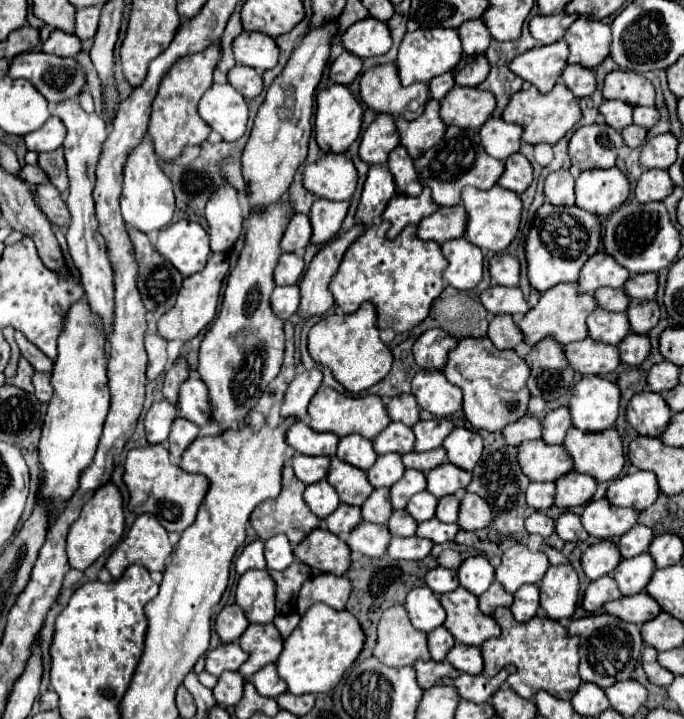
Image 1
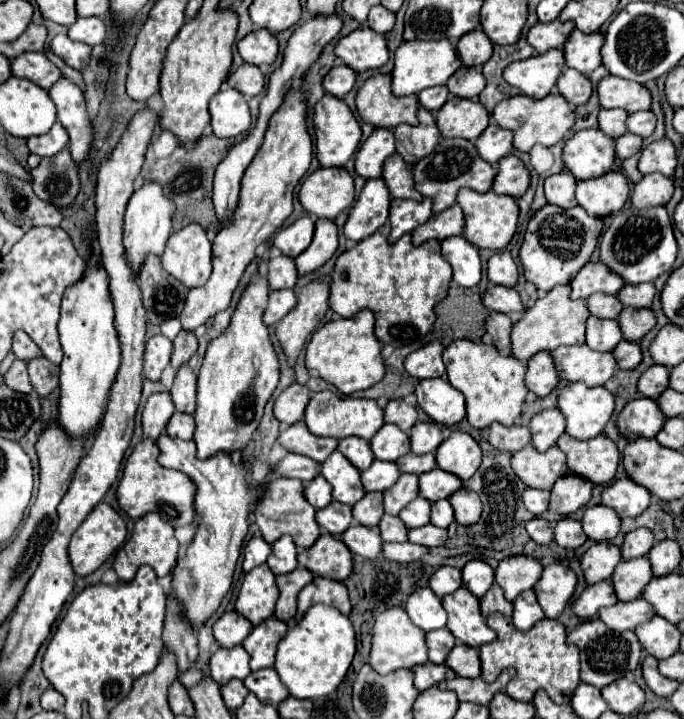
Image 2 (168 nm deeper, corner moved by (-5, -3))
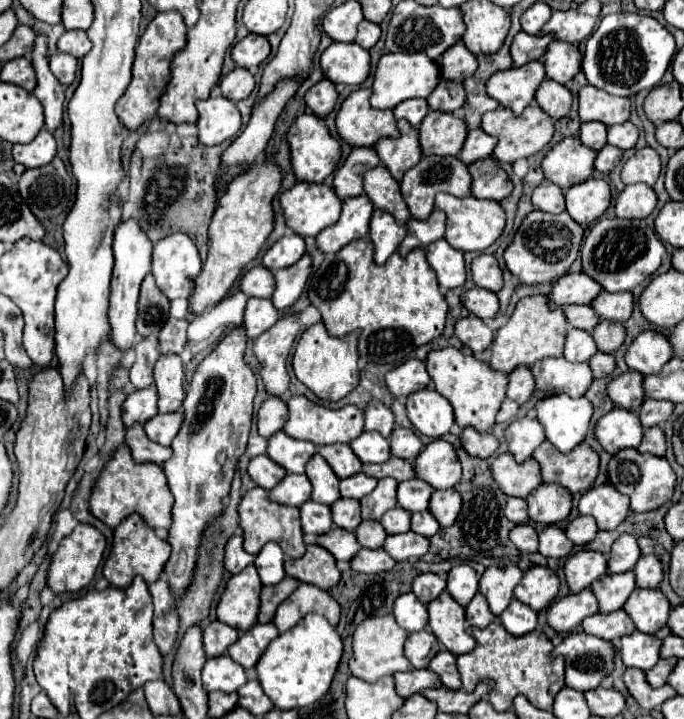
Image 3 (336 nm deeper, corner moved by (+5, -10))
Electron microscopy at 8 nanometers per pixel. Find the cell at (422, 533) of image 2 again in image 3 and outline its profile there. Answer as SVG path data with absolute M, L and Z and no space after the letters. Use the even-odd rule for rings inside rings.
M404 532L388 536L384 542L384 550L396 560L420 560L430 548L430 540L422 534Z

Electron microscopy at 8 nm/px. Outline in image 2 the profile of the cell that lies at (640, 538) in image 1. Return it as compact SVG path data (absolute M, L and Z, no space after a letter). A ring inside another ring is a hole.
M642 527L642 529L636 529L636 531L630 531L626 537L624 537L624 545L622 545L622 559L624 561L630 561L634 557L642 557L642 555L648 555L650 547L654 545L654 537L652 537L652 531Z

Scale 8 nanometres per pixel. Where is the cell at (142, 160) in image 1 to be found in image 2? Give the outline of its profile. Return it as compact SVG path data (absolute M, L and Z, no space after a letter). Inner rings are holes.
M146 183L134 191L128 201L126 215L124 215L124 255L128 259L128 267L138 275L148 255L162 255L164 245L170 237L172 229L172 213L174 203L162 195L162 187L158 183Z

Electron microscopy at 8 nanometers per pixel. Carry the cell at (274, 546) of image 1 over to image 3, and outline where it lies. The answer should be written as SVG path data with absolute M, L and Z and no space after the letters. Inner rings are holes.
M268 542L260 554L256 556L256 562L254 562L260 578L262 578L262 584L266 586L272 586L272 584L278 584L286 572L284 572L284 554L280 550L278 544L274 542Z

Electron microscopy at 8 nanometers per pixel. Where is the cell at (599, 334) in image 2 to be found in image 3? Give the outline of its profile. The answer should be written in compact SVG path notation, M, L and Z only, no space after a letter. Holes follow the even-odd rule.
M570 326L568 336L566 336L566 348L564 348L564 358L570 362L588 362L598 348L594 346L594 336L586 330L574 330Z

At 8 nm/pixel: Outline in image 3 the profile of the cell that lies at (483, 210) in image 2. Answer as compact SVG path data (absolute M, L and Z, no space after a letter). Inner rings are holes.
M438 194L436 196L436 206L440 210L446 212L448 220L446 220L446 242L462 252L482 252L488 246L492 246L504 226L506 226L506 214L502 210L502 206L494 200L478 200L474 196L466 196L466 198L456 198L452 194Z

